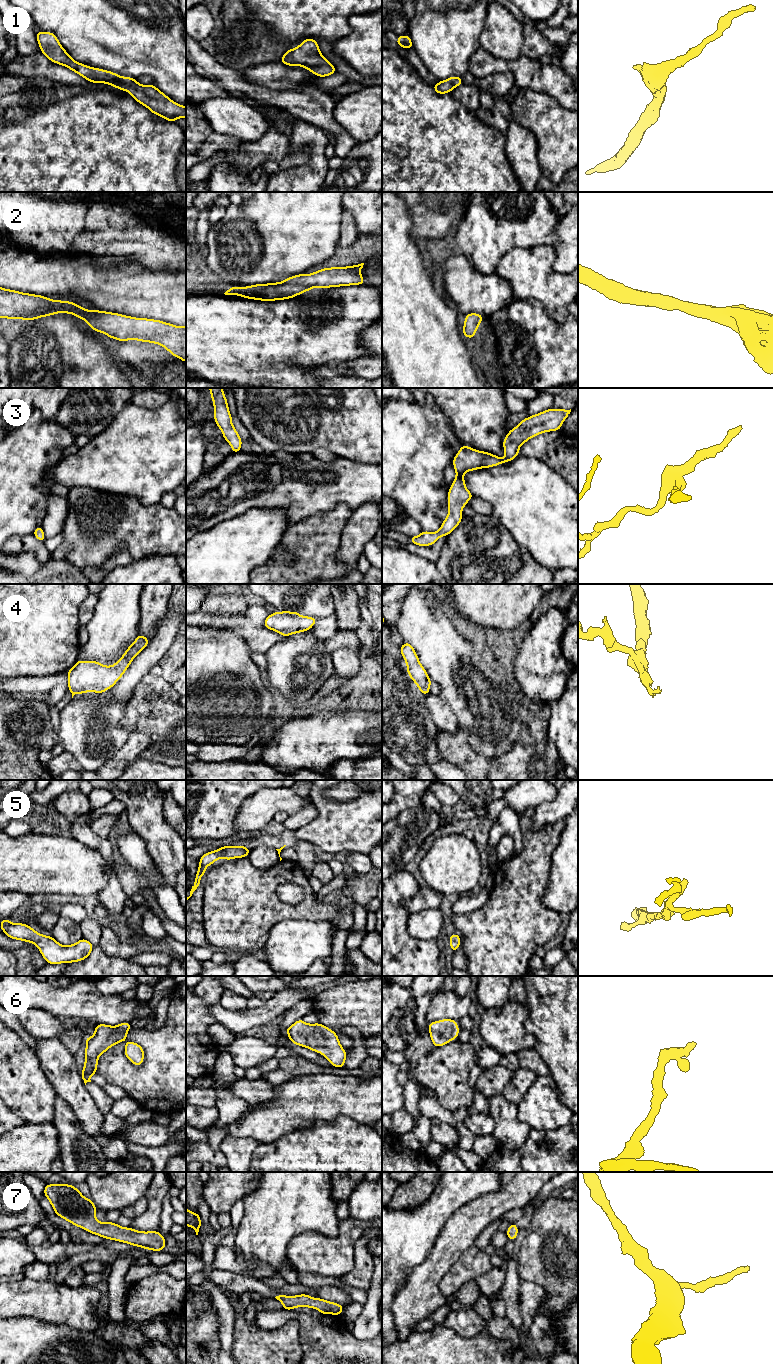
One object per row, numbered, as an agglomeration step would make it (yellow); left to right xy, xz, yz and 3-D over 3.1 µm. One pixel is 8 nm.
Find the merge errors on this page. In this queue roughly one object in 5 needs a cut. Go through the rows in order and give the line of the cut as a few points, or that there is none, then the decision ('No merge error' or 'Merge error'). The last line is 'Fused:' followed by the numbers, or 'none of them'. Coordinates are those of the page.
1: No split. No merge error
2: No split. No merge error
3: No split. No merge error
4: No split. No merge error
5: No split. No merge error
6: No split. No merge error
7: No split. No merge error
Fused: none of them

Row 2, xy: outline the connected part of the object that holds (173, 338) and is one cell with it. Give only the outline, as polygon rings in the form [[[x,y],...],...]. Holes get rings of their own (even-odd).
[[[0,287],[0,318],[36,320],[39,317],[51,316],[57,313],[74,314],[77,318],[85,320],[94,331],[101,332],[111,339],[118,341],[139,340],[163,346],[174,357],[186,362],[186,326],[179,327],[160,320],[135,318],[105,311],[86,310],[75,301],[51,300],[41,295],[28,294]]]

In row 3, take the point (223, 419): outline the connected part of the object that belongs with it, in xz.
[[[209,388],[209,391],[214,404],[215,423],[221,429],[225,441],[231,445],[232,453],[237,453],[241,451],[242,439],[232,425],[232,416],[223,388]]]

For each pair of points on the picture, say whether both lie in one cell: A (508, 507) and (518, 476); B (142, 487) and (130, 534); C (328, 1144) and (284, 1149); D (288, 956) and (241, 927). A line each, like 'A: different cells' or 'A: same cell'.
A: same cell
B: different cells
C: same cell
D: different cells

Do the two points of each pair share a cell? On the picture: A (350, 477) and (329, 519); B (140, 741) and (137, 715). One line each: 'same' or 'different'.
A: different
B: different

